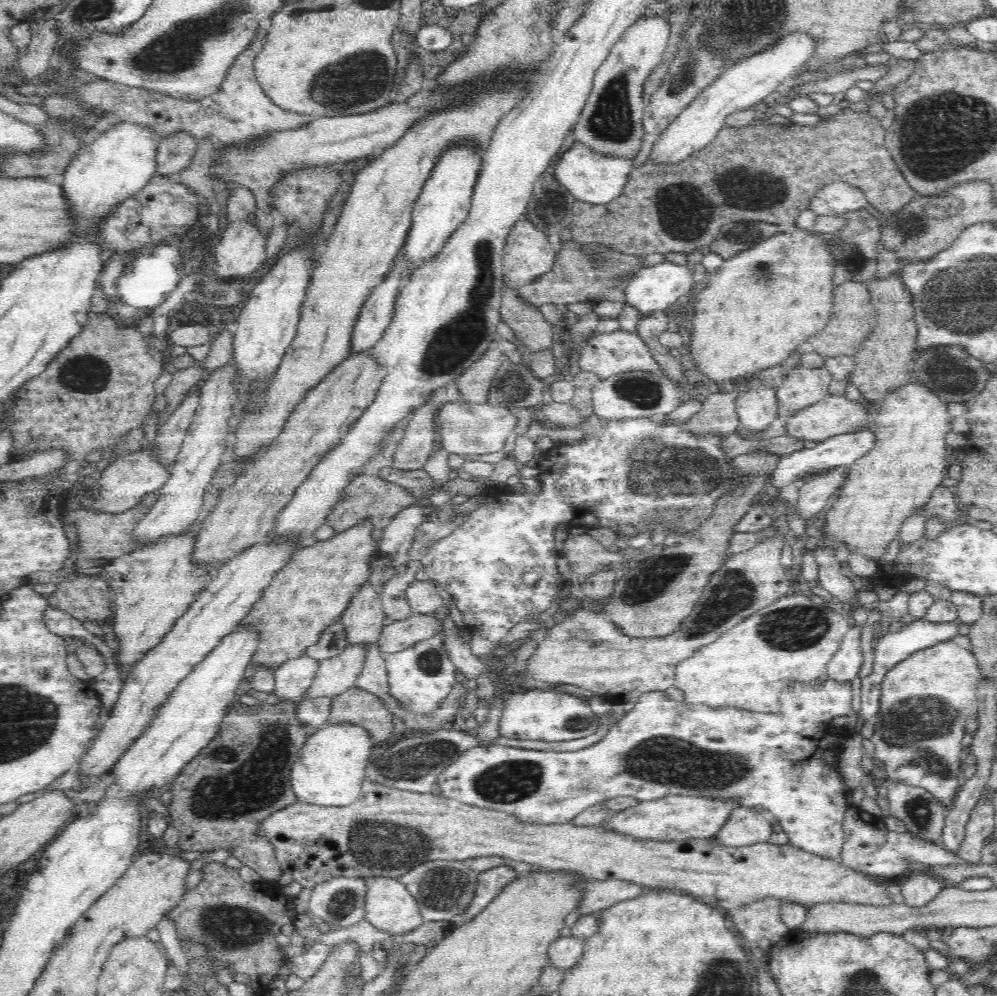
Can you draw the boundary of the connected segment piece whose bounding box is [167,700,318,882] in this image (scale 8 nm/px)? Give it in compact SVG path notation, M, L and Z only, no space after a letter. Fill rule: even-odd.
M282 700L275 705L259 702L258 706L248 707L240 701L229 706L220 724L218 734L212 742L202 748L200 754L184 766L184 770L174 778L167 788L172 794L171 804L167 807L172 817L171 826L178 829L178 845L183 851L210 853L222 848L233 848L233 856L245 866L252 868L262 879L277 882L283 874L277 862L275 850L266 838L260 838L258 828L262 821L272 814L294 805L298 797L290 784L290 770L307 738L318 728L299 722L296 709L297 700Z

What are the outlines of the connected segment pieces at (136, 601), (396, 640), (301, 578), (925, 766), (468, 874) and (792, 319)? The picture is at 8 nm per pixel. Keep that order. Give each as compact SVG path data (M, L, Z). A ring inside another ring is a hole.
M198 523L192 524L190 532L178 534L178 536L162 536L156 542L150 542L148 546L138 547L130 554L124 554L106 565L104 570L109 576L109 586L114 591L114 614L110 618L113 622L113 631L119 640L119 664L121 670L126 674L130 672L135 662L142 660L144 655L156 646L166 632L176 624L176 620L188 610L194 592L202 588L202 584L208 580L208 570L198 568L190 562L190 554L194 552L196 542L196 528Z
M413 613L408 619L394 620L386 625L377 640L382 655L396 653L417 642L432 638L442 630L442 623L435 614Z
M362 521L360 524L336 533L333 537L308 544L292 556L288 566L284 566L272 580L272 584L264 590L262 600L258 600L252 612L244 618L242 624L252 624L260 630L260 642L250 660L251 669L258 665L277 668L290 658L298 658L305 650L320 640L320 634L338 621L349 608L352 596L362 588L364 582L369 582L370 562L377 554L378 539L372 536L372 521Z
M953 640L937 642L924 650L912 652L906 660L888 670L881 686L880 710L875 717L875 730L871 737L875 746L874 758L880 759L887 771L887 781L900 781L930 791L947 811L954 808L960 787L962 762L967 750L962 747L966 721L977 712L977 684L981 677L977 658L969 650L959 647Z
M434 860L416 866L410 873L398 878L407 887L407 890L417 900L423 922L448 921L460 927L470 919L458 919L462 912L468 910L468 906L474 900L476 886L478 886L479 874L471 870L466 861Z
M794 228L791 232L782 232L770 236L759 243L749 245L740 254L725 260L722 266L712 276L708 276L705 281L705 286L695 298L694 310L692 310L692 326L688 326L690 334L686 334L688 343L690 344L690 356L696 367L698 368L697 375L706 376L710 380L722 387L722 382L735 383L737 380L751 376L764 369L770 369L774 366L782 365L793 353L795 353L802 344L806 342L812 334L817 334L820 330L823 330L830 321L830 315L833 309L832 306L832 292L834 292L833 284L833 264L835 263L834 254L830 251L831 241L826 241L822 237L814 236L814 233L809 230L800 230Z

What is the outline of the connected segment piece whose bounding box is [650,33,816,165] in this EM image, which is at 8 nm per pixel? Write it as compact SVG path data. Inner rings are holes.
M789 34L780 38L772 48L762 50L754 56L744 58L730 66L722 76L711 82L684 110L674 118L671 126L663 131L652 146L652 160L663 165L674 164L688 158L691 154L704 148L725 128L726 118L738 110L758 108L762 110L776 95L775 90L786 80L796 74L812 58L816 50L814 39L810 34Z

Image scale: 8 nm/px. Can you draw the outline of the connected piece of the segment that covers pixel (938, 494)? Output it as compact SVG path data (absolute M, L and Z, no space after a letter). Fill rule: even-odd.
M940 485L930 497L930 500L925 504L923 514L928 520L930 517L936 516L944 519L946 525L962 521L965 517L965 513L958 509L958 499L954 497L954 494L948 487Z

